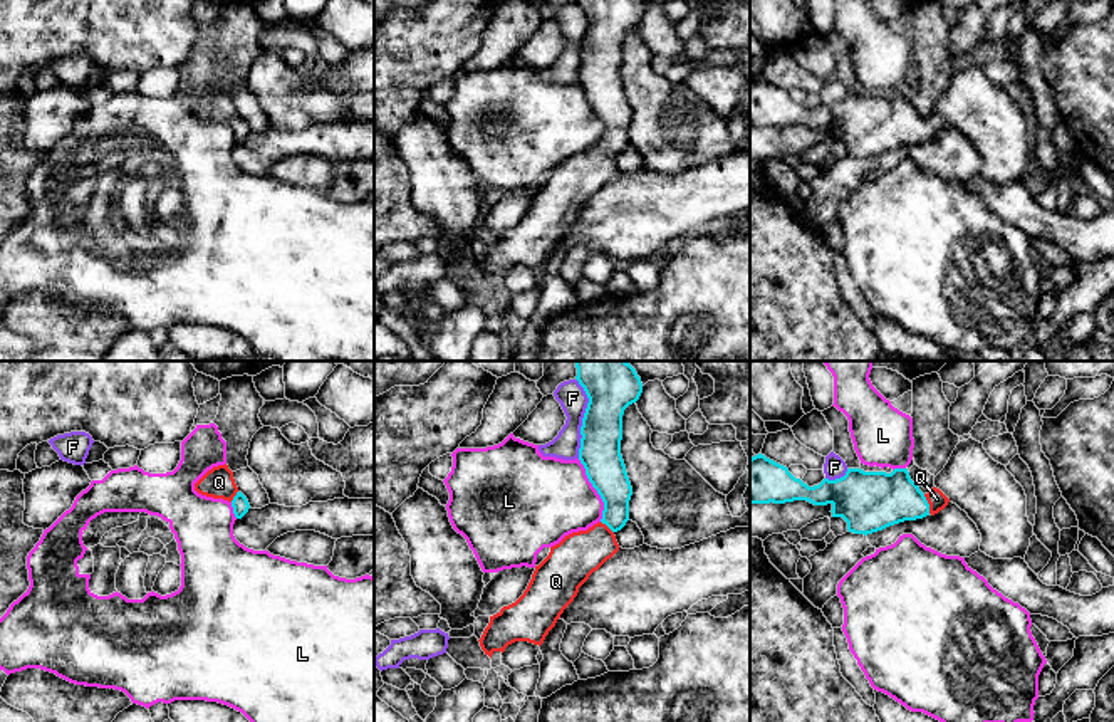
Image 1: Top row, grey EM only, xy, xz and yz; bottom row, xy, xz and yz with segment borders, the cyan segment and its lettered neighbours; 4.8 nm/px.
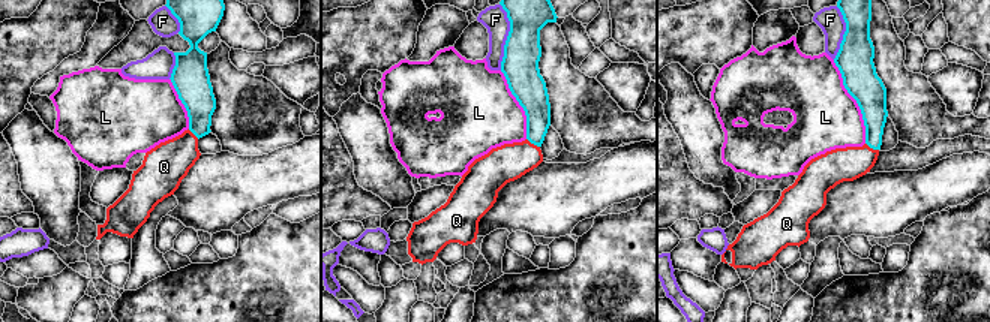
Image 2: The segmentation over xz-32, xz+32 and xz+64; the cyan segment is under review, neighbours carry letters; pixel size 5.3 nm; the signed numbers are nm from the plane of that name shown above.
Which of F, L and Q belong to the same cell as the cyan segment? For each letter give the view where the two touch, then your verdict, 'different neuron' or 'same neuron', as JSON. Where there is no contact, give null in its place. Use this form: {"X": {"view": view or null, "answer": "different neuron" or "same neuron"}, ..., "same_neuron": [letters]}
{"F": {"view": "xz", "answer": "different neuron"}, "L": {"view": "xz", "answer": "different neuron"}, "Q": {"view": "yz", "answer": "same neuron"}, "same_neuron": ["Q"]}

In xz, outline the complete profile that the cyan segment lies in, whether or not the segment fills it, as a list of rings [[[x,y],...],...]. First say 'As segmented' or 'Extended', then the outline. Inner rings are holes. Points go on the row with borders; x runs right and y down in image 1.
Extended. [[[574,361],[577,368],[575,379],[584,388],[589,403],[580,426],[579,460],[586,475],[604,502],[602,519],[589,527],[565,536],[550,547],[549,556],[535,566],[532,579],[523,594],[512,604],[503,606],[490,616],[480,641],[485,655],[492,658],[495,651],[515,641],[542,645],[549,631],[555,626],[564,610],[574,601],[579,588],[617,551],[616,532],[629,521],[629,500],[632,487],[621,455],[622,415],[636,403],[643,393],[643,383],[636,369],[627,361]]]

